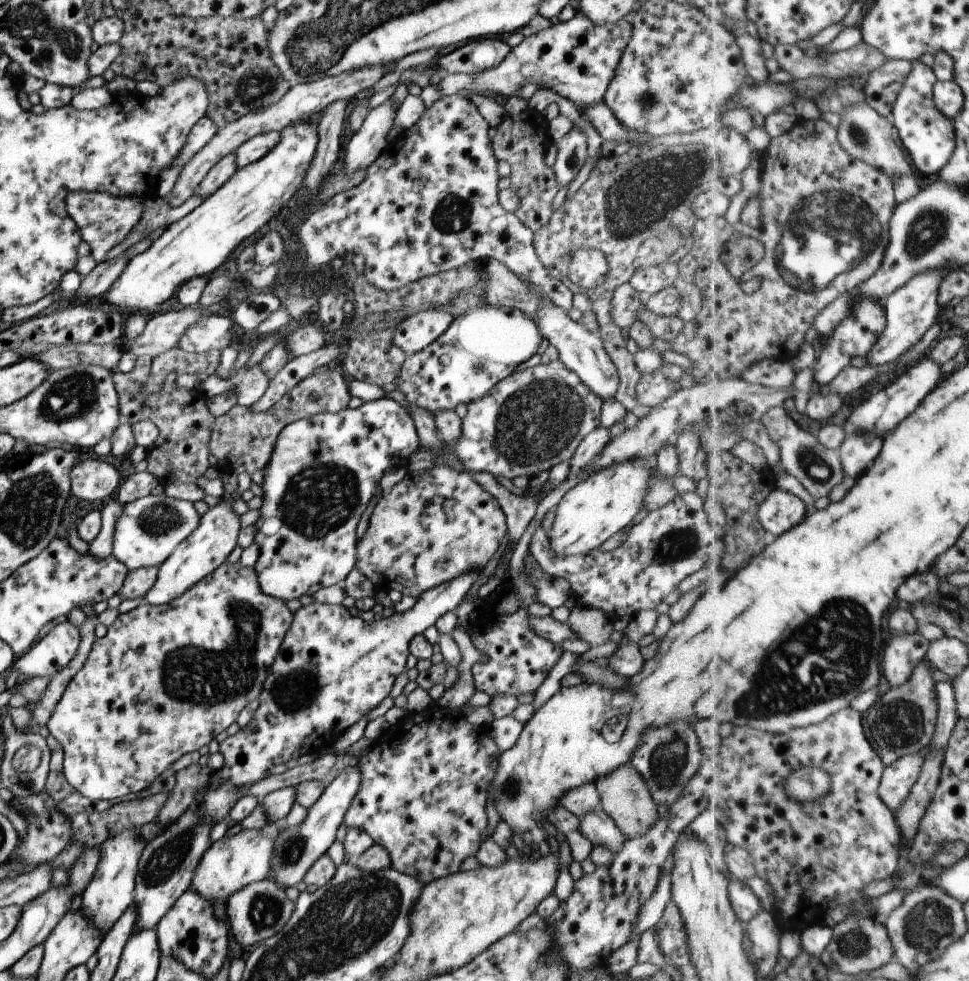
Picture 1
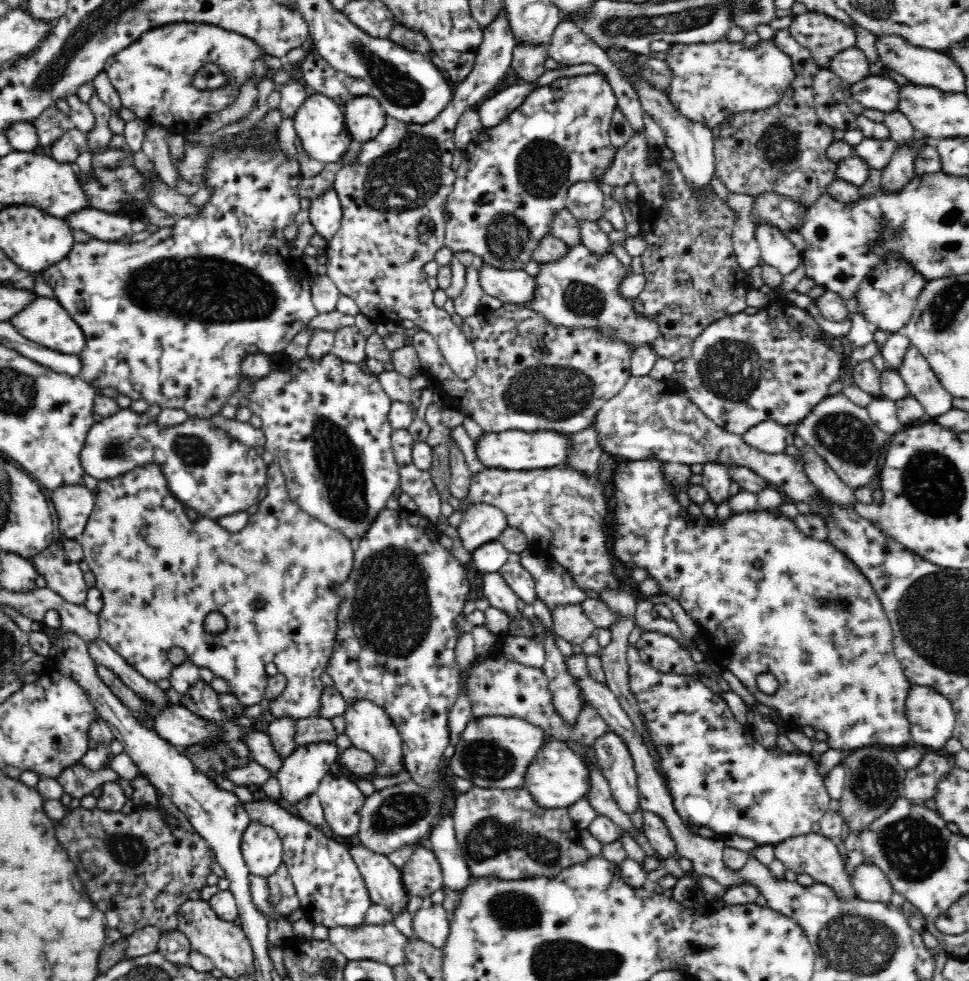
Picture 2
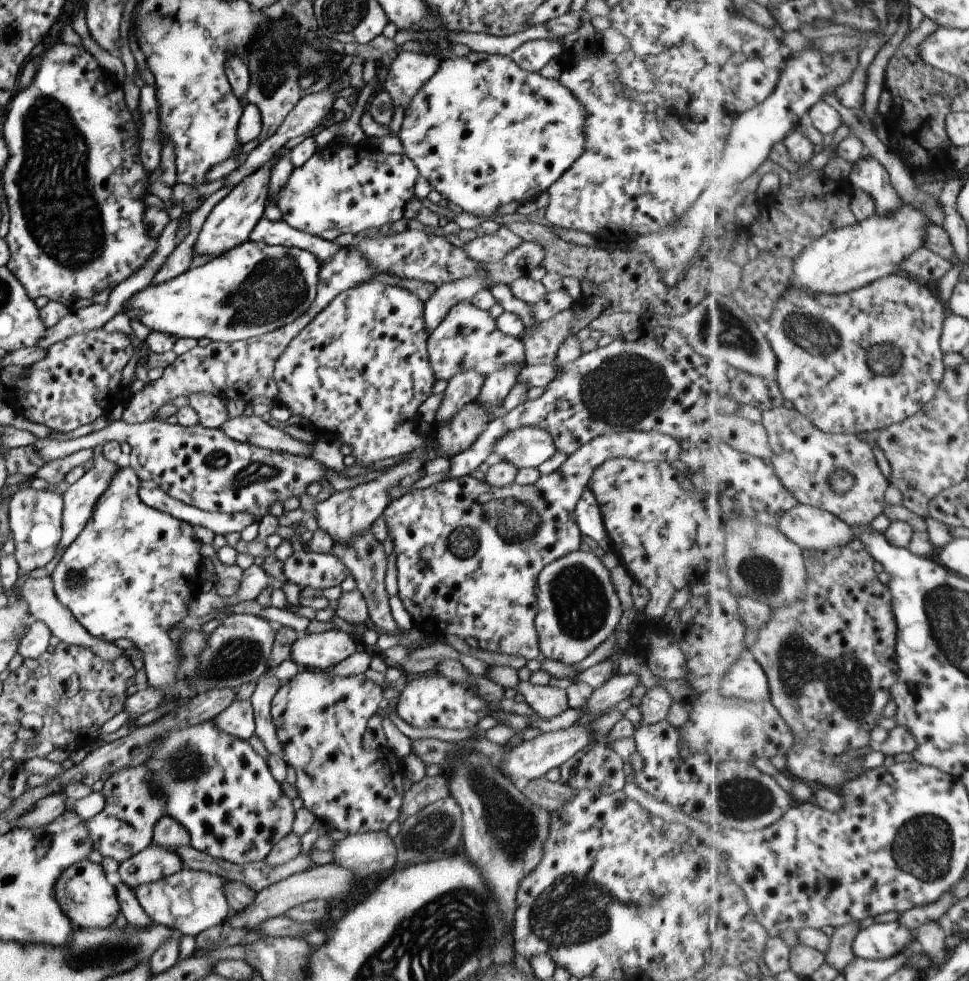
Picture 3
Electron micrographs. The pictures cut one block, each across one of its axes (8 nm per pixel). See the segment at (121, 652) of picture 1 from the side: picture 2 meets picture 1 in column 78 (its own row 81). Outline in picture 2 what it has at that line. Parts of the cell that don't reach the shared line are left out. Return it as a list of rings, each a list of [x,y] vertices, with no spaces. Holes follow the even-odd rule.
[[[726,37],[710,44],[672,43],[666,51],[666,65],[671,70],[671,83],[663,93],[672,106],[686,119],[702,123],[712,129],[724,125],[731,117],[739,113],[754,113],[776,104],[786,88],[792,84],[796,71],[789,56],[773,41],[760,41],[752,48],[744,48],[742,42],[728,42]]]

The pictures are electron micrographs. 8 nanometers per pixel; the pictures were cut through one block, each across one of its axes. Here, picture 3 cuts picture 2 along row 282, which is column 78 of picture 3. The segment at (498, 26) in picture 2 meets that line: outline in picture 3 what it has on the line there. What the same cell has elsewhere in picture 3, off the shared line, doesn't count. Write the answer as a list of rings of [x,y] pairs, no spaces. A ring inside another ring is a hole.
[[[98,329],[86,334],[72,335],[53,344],[47,352],[44,360],[26,367],[27,377],[14,386],[15,394],[18,396],[17,410],[24,418],[65,433],[84,424],[90,424],[100,416],[106,417],[114,406],[124,401],[125,390],[120,384],[122,369],[135,353],[130,337],[126,333],[122,331],[108,333]]]

